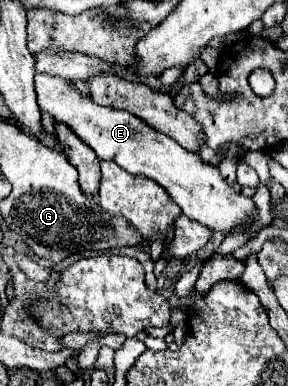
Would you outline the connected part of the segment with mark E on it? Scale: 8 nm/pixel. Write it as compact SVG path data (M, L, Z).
M37 73L34 85L42 111L48 111L56 121L70 125L72 131L94 149L98 159L110 159L124 171L132 175L144 175L162 185L188 219L228 235L258 211L252 197L244 197L232 185L228 185L218 167L202 161L198 153L182 149L174 139L158 133L132 113L96 105L92 99L80 95L66 79L60 77L56 79L53 75Z

